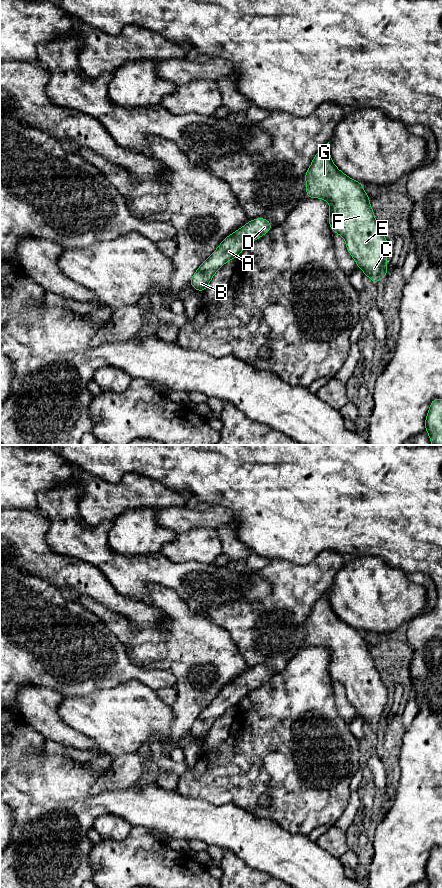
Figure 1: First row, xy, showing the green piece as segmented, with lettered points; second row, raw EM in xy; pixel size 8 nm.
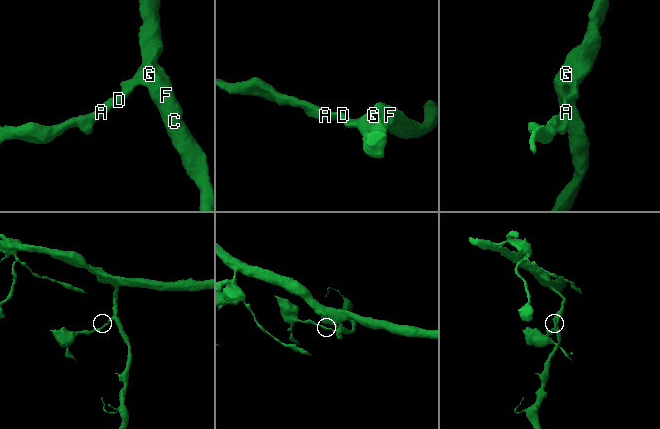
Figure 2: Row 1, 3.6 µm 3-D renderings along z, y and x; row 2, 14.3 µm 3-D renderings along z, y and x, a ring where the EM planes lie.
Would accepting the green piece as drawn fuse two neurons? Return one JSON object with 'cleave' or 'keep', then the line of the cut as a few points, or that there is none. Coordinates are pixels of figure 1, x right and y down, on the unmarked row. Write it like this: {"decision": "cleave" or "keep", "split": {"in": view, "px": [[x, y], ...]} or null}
{"decision": "keep", "split": null}

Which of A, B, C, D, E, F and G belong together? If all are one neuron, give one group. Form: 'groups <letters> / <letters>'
groups A B C D E F G

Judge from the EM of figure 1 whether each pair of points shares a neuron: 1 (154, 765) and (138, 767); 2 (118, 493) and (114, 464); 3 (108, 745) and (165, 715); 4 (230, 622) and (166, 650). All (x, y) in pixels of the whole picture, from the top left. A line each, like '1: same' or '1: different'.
1: different
2: different
3: same
4: different

